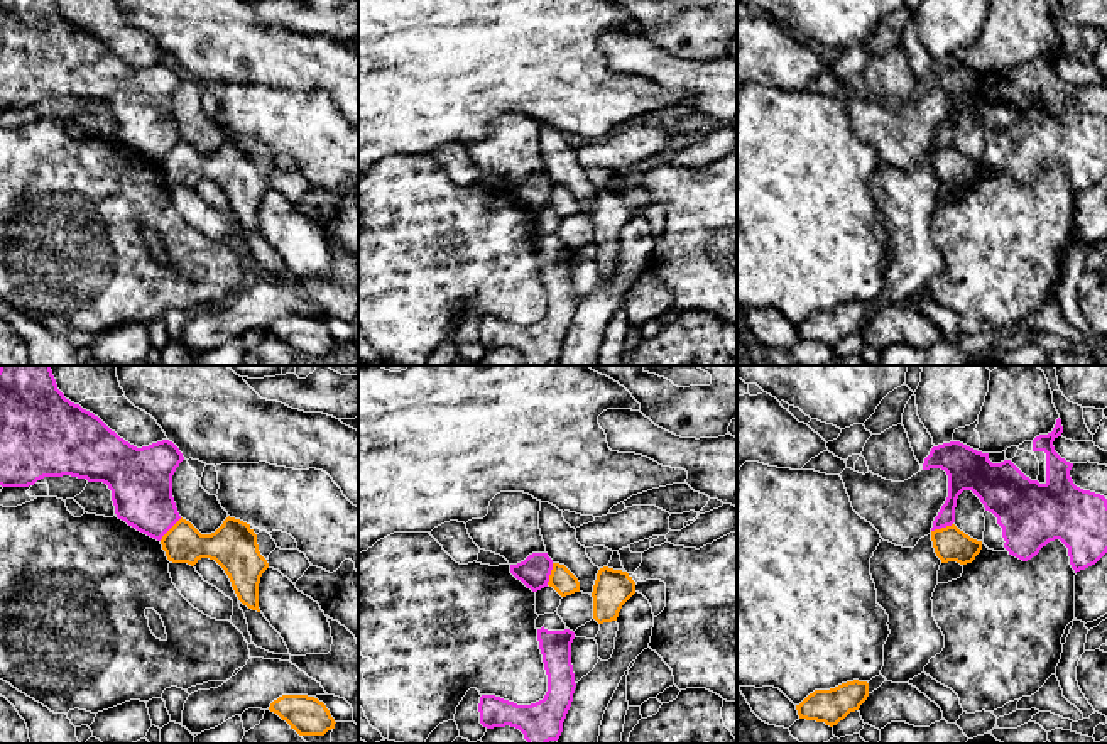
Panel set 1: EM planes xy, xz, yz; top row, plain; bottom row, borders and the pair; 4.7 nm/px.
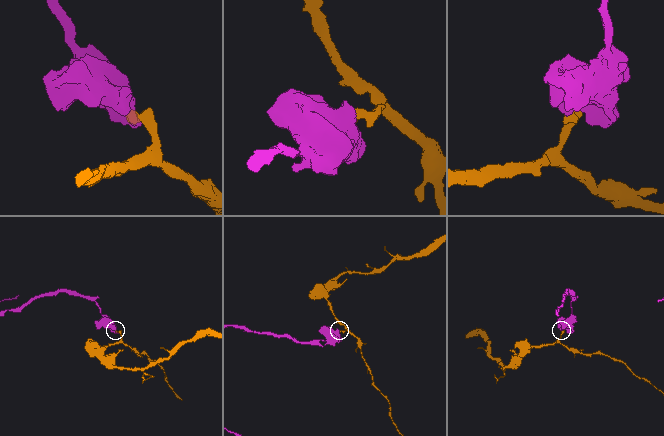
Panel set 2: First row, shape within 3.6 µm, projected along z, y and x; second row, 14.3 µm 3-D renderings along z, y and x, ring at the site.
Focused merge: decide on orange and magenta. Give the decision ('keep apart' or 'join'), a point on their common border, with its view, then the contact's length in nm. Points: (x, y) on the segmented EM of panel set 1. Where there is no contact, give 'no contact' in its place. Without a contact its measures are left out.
keep apart | xy (169, 530) | 160 nm

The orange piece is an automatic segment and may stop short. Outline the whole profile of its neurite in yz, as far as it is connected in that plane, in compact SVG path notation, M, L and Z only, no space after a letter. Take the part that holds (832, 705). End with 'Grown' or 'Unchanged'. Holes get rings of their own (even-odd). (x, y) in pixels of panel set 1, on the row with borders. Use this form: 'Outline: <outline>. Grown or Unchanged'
Outline: M847 681L830 690L815 690L799 705L799 719L825 722L833 727L850 712L860 708L869 697L867 681Z. Unchanged

